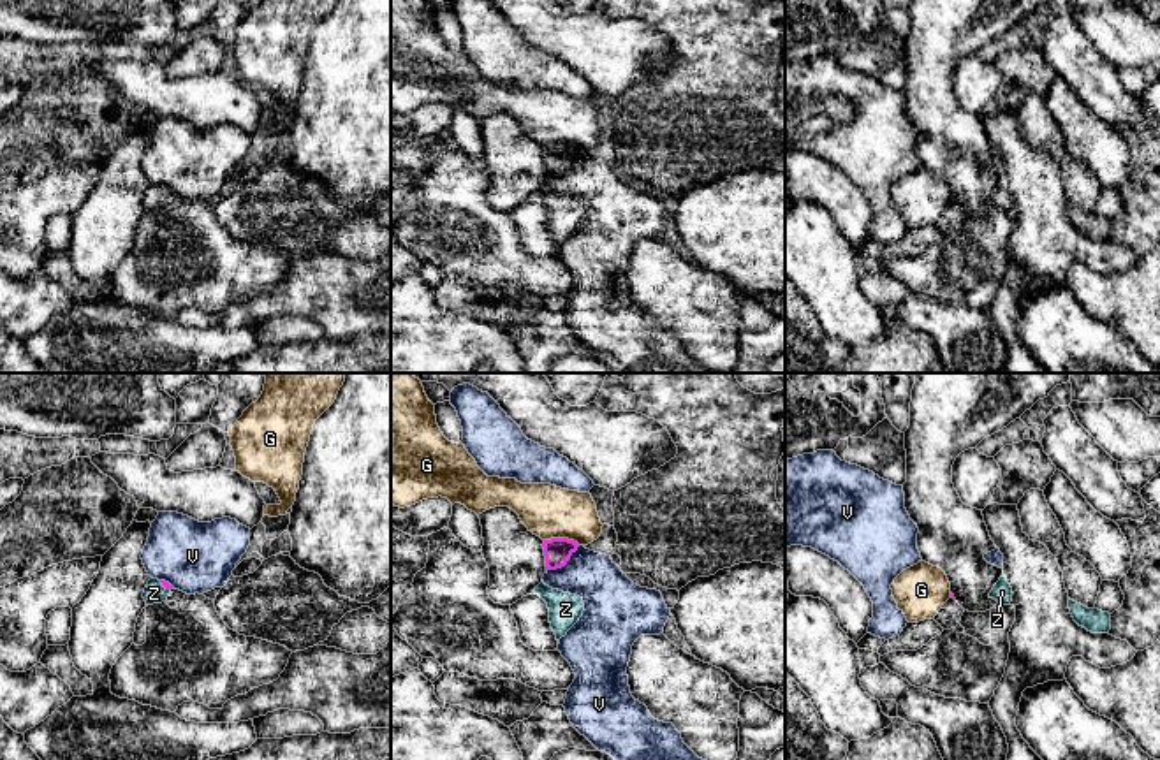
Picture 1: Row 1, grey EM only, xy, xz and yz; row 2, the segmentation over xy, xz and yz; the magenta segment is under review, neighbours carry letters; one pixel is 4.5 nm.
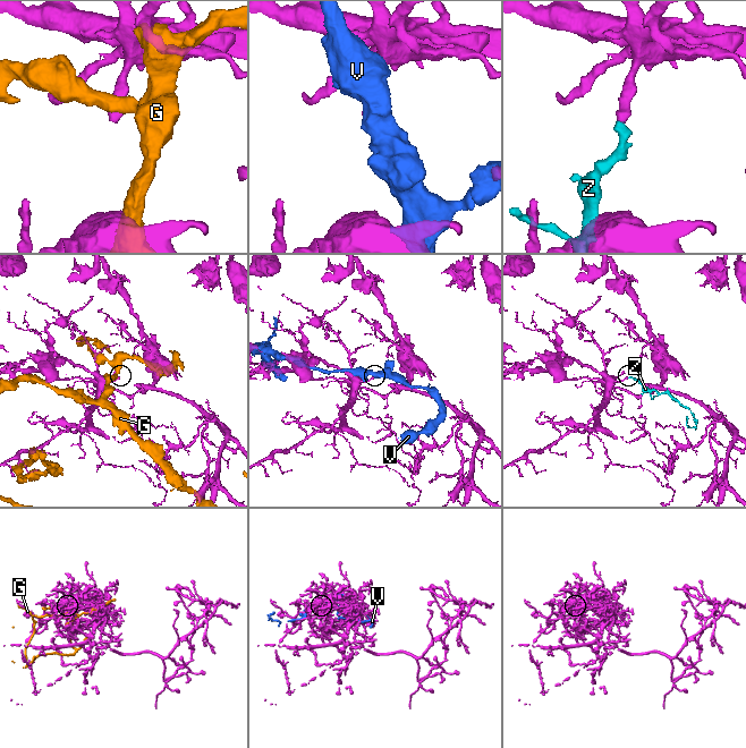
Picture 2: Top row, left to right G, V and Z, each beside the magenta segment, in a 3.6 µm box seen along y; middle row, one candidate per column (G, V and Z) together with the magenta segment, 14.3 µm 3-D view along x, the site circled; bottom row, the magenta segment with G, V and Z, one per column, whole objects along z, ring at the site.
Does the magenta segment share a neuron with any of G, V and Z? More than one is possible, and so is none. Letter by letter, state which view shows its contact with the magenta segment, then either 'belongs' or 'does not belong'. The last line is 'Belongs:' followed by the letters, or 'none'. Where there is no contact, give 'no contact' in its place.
G: xz | does not belong
V: xz | does not belong
Z: xy | belongs
Belongs: Z

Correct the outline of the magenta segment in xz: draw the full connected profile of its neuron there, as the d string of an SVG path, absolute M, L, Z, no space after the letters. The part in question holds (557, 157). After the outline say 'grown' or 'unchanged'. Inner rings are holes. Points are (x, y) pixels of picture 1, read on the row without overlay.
M569 144L544 146L546 174L556 176L567 171L570 162L577 157L579 150Z; unchanged

